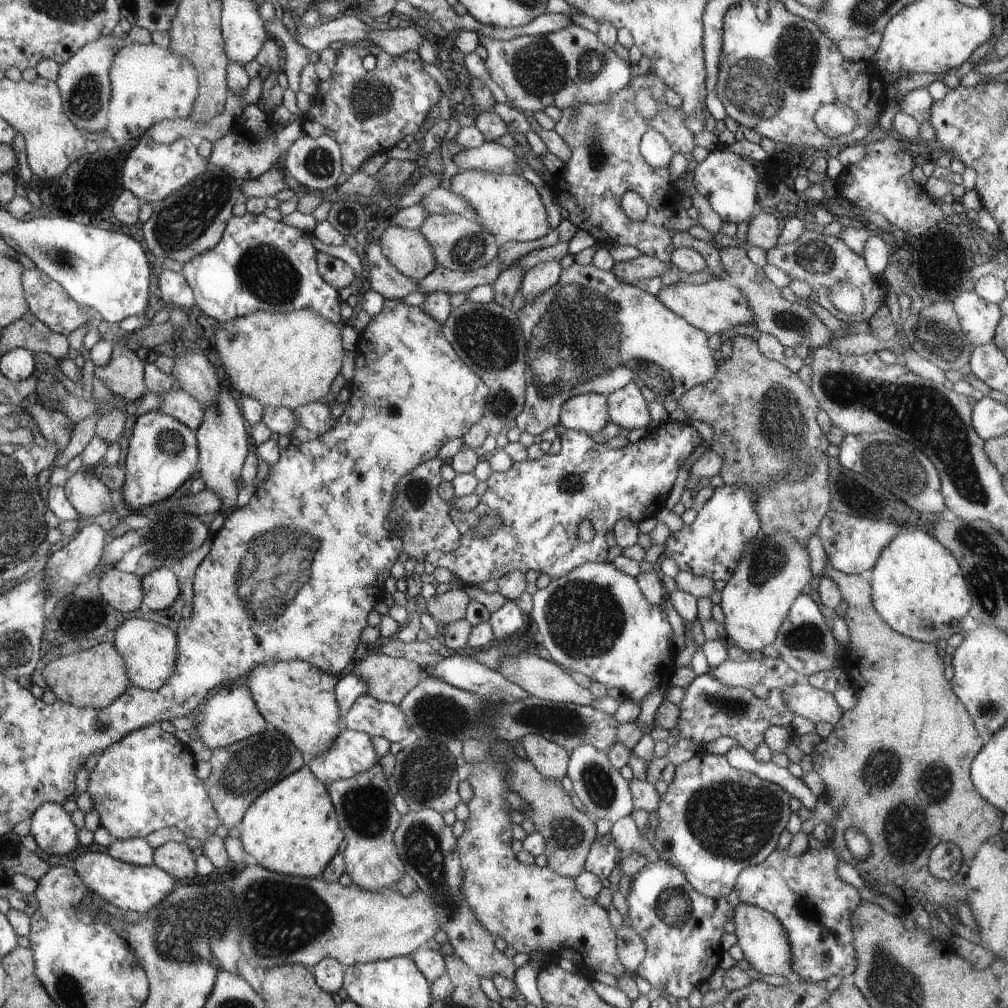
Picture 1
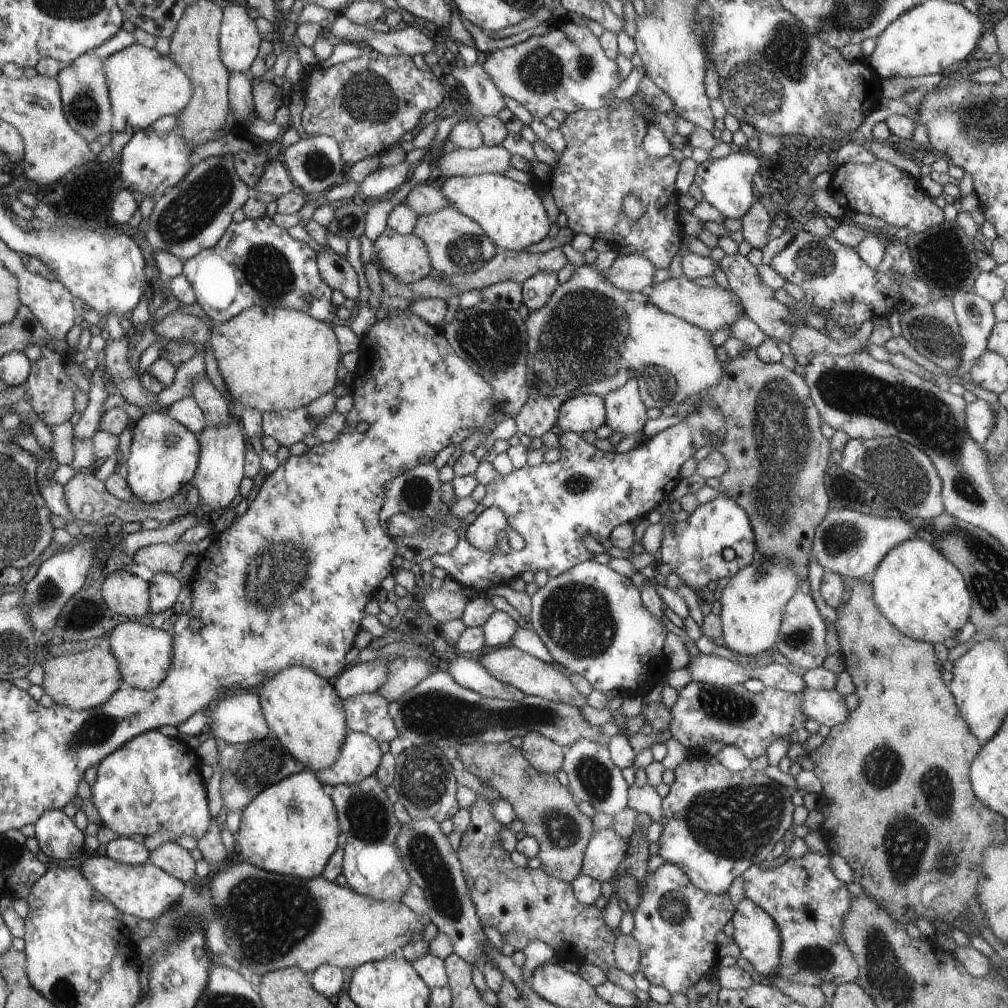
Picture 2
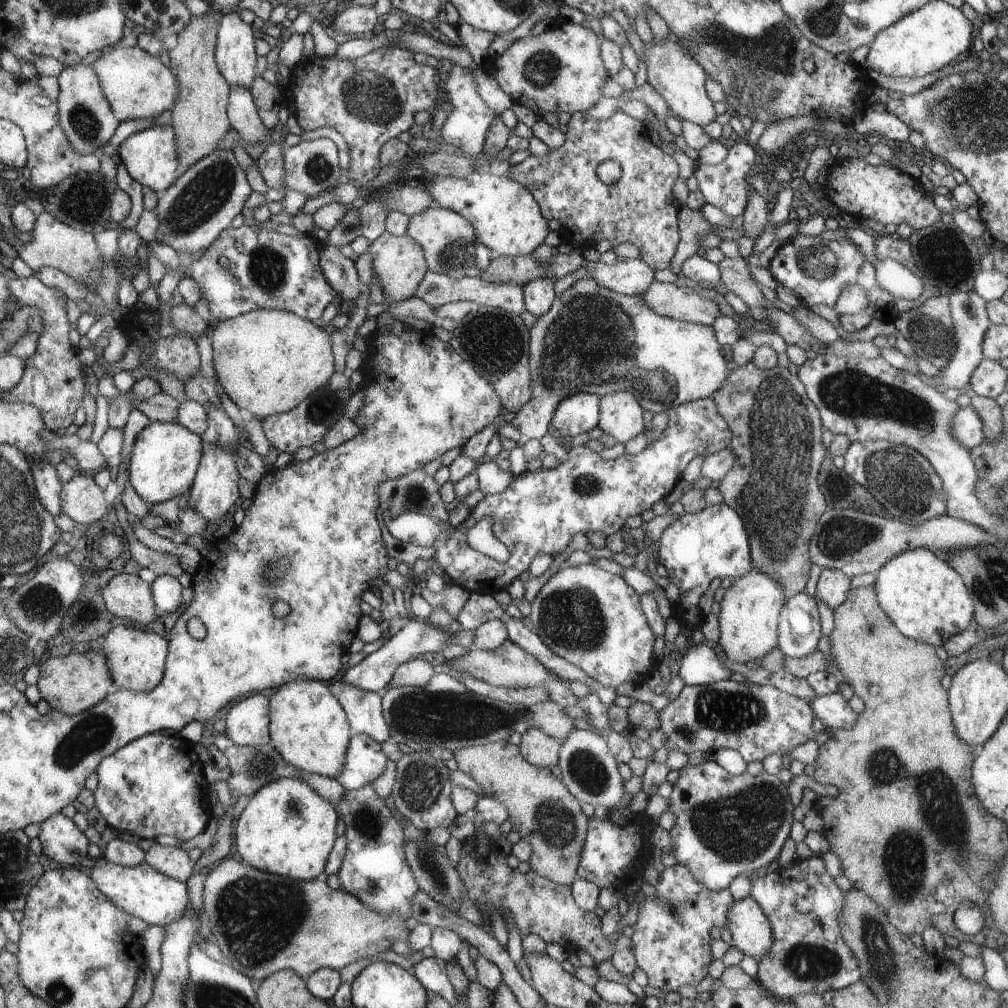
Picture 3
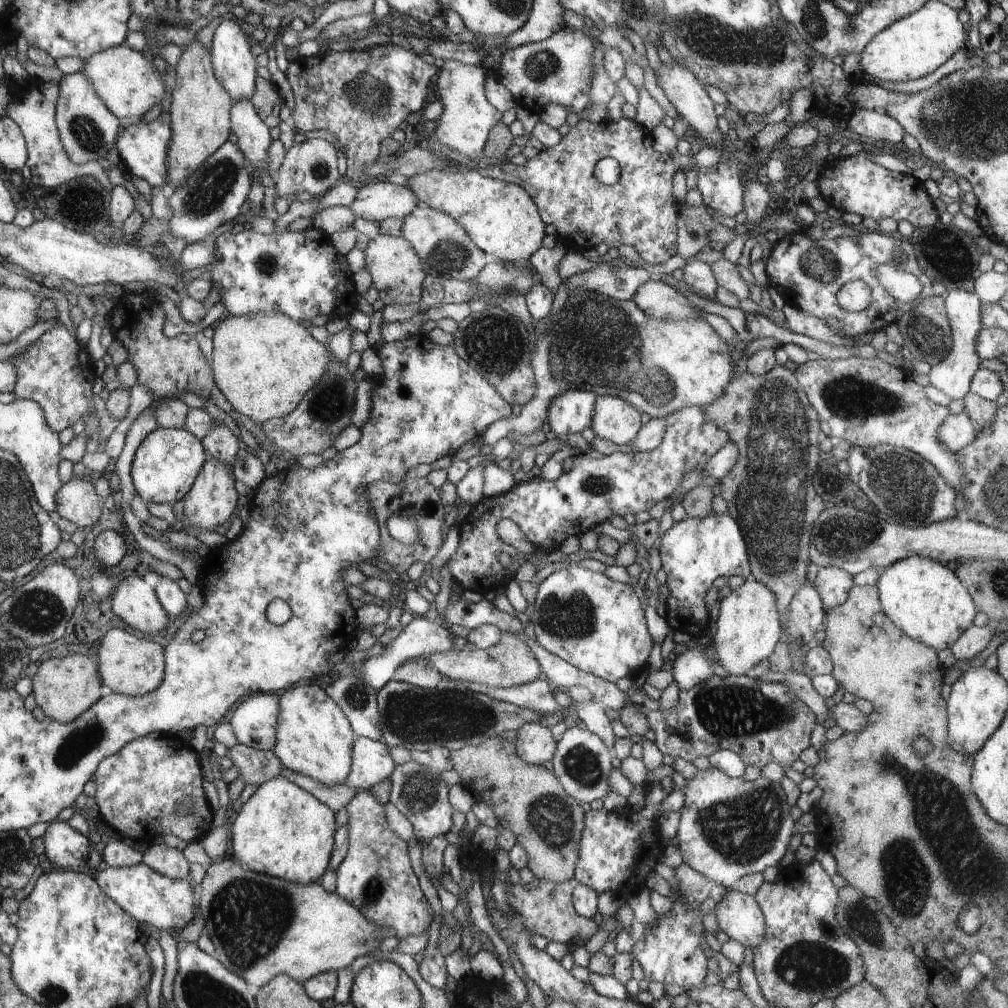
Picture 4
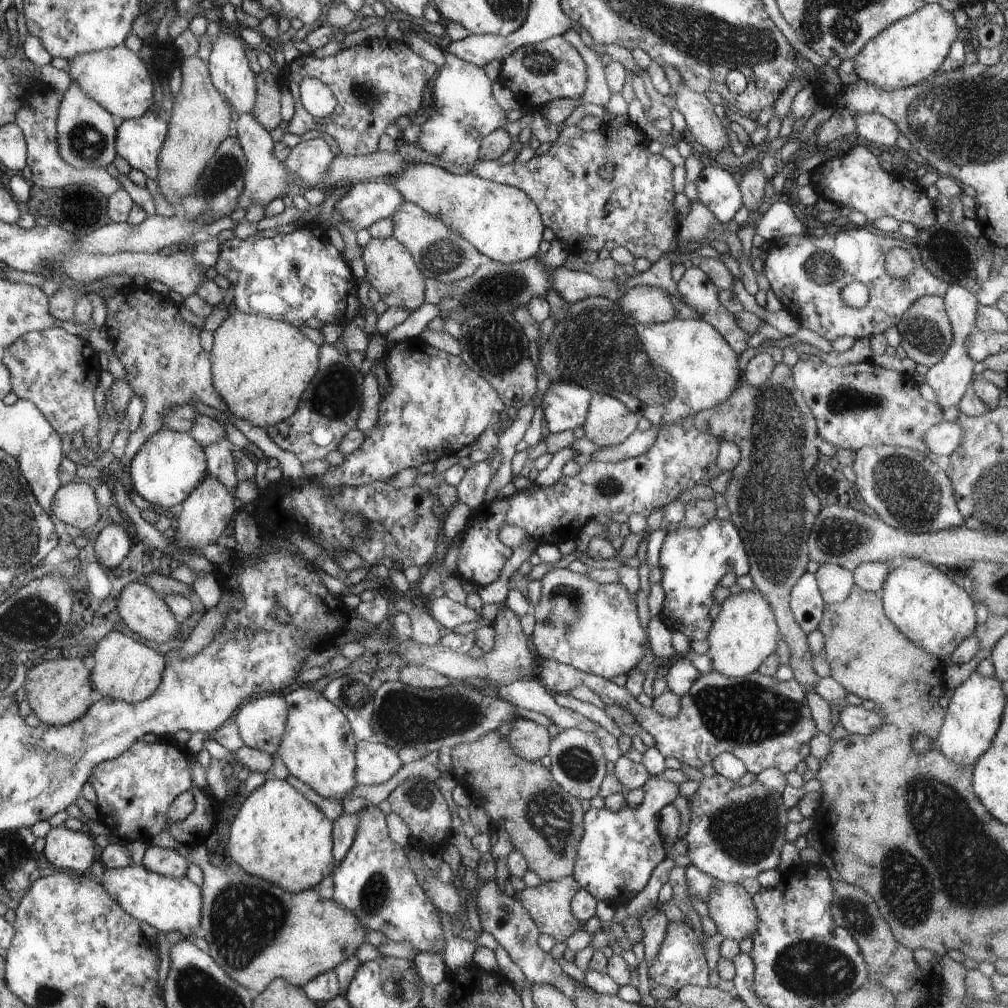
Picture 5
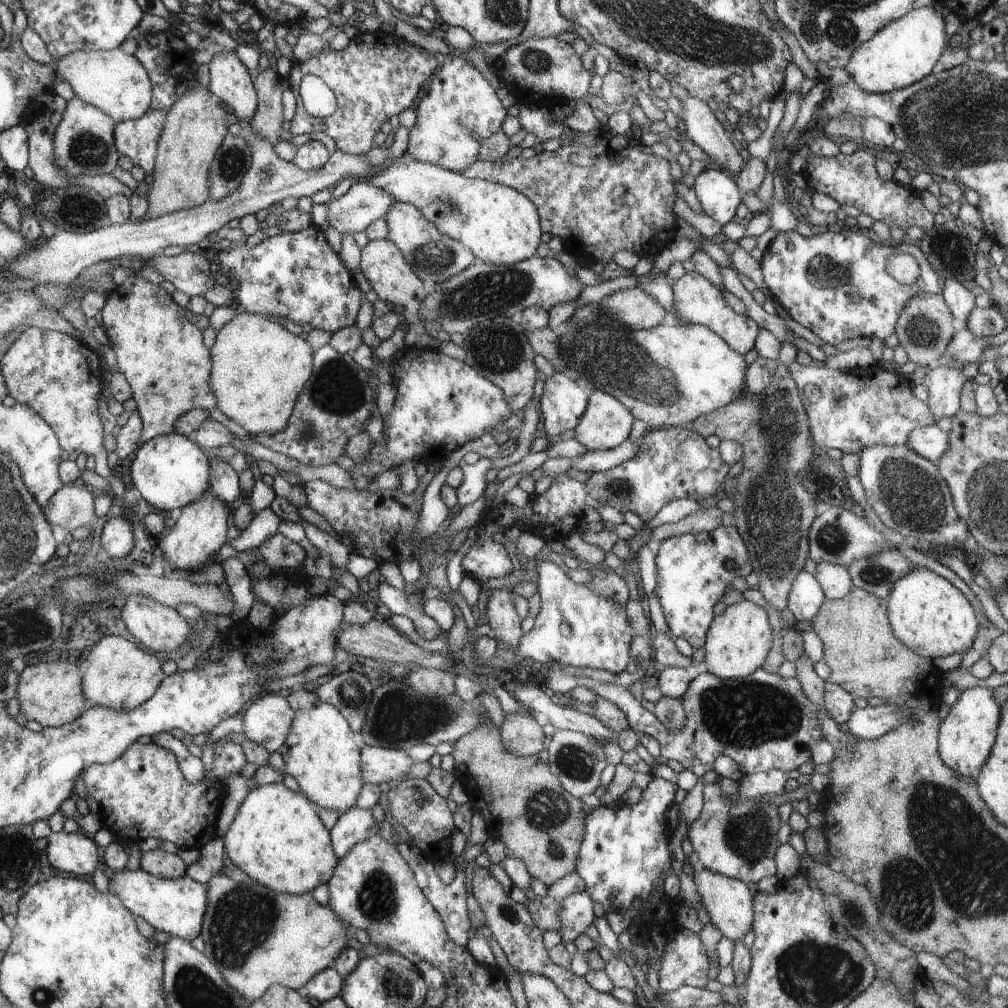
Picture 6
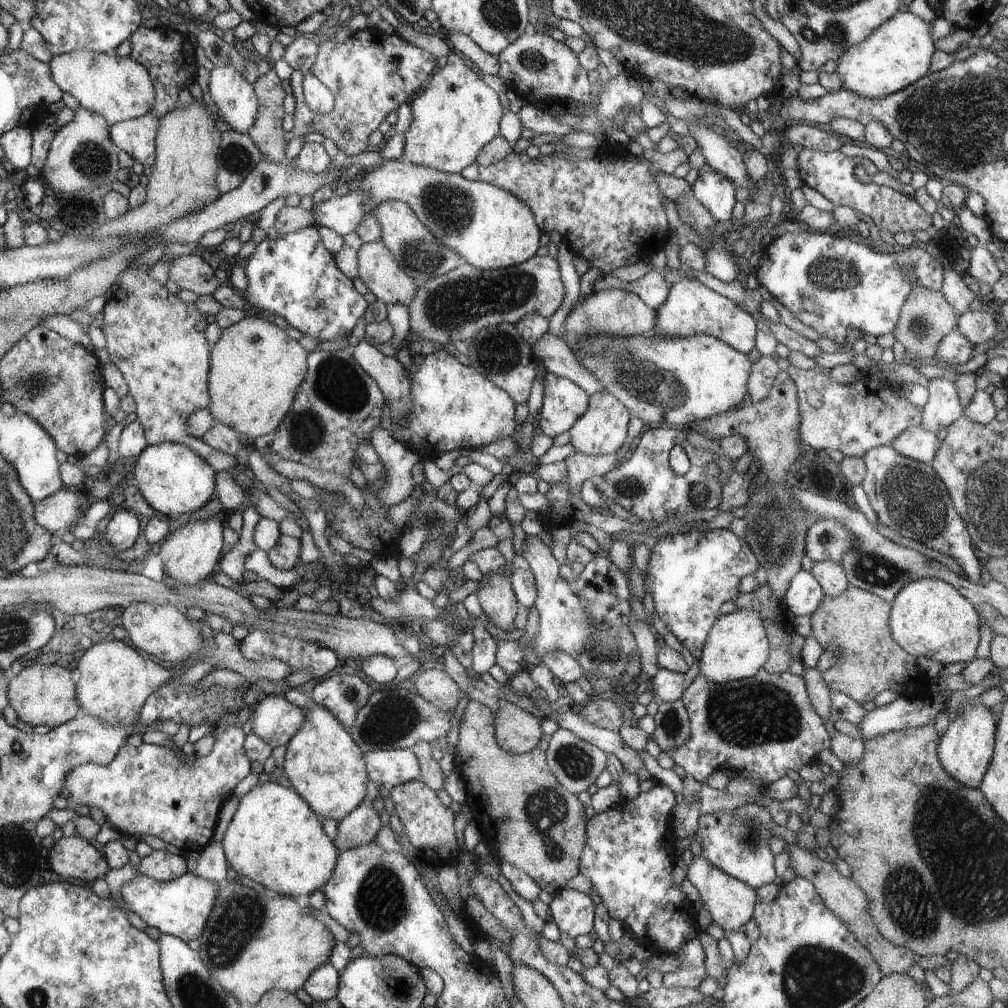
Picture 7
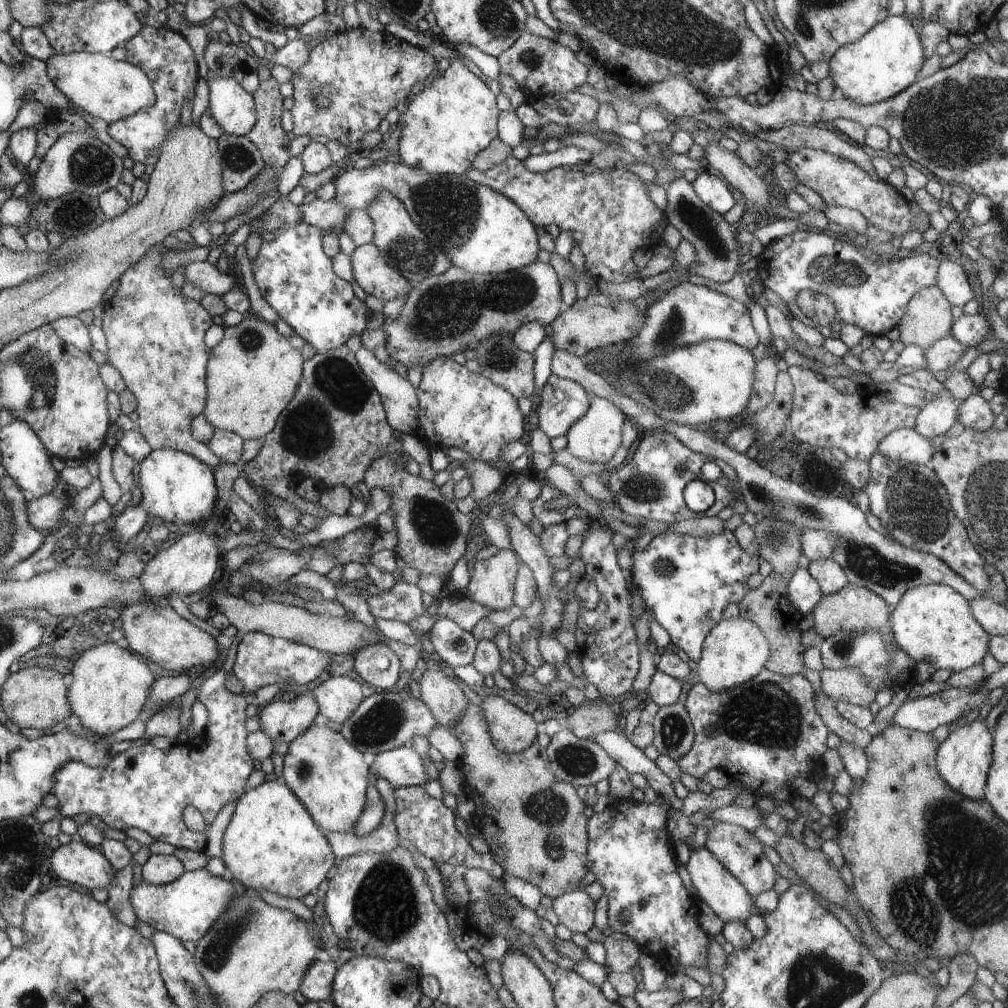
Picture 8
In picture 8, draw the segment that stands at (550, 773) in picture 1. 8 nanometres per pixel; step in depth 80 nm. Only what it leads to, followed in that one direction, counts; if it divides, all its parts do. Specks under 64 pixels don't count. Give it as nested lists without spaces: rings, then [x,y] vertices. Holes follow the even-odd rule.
[[[488,695],[478,702],[487,719],[492,742],[505,753],[519,753],[536,740],[536,722],[504,697]]]

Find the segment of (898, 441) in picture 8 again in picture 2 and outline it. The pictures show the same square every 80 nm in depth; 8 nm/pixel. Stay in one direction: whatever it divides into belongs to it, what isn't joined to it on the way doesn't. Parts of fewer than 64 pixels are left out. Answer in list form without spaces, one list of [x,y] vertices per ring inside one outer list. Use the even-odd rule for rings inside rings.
[[[977,399],[973,403],[968,403],[965,408],[965,426],[969,432],[970,438],[983,445],[995,425],[997,414],[982,399]]]

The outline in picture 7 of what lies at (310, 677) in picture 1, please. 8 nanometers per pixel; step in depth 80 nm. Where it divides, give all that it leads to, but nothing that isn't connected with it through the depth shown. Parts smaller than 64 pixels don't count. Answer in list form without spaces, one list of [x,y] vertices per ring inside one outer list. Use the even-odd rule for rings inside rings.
[[[294,687],[288,688],[283,696],[292,705],[301,706],[304,709],[304,713],[307,714],[307,720],[304,721],[302,729],[287,744],[287,752],[284,764],[282,764],[283,774],[288,776],[292,788],[297,790],[298,794],[320,818],[330,818],[330,820],[336,820],[339,823],[350,815],[355,808],[358,808],[361,805],[360,802],[366,796],[368,776],[366,776],[367,762],[364,762],[363,750],[352,738],[352,734],[339,722],[338,718],[331,711],[316,704],[310,696],[300,690],[296,690]]]

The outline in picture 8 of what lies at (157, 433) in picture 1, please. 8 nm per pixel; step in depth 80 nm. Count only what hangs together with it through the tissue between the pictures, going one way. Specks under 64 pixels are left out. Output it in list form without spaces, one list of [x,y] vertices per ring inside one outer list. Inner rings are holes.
[[[174,449],[153,450],[140,463],[138,486],[140,486],[141,501],[137,505],[124,508],[116,516],[115,526],[111,529],[110,535],[122,547],[136,537],[152,516],[162,518],[166,523],[181,524],[185,526],[185,529],[198,526],[200,522],[216,516],[211,515],[211,511],[216,508],[216,502],[218,502],[213,470],[195,455]]]

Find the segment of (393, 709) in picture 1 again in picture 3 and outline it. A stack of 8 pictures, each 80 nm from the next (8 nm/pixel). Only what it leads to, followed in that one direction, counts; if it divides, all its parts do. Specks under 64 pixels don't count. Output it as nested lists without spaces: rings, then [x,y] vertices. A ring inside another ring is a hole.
[[[341,682],[338,699],[350,719],[353,735],[370,735],[379,743],[386,742],[390,738],[381,705],[382,697],[382,693]]]

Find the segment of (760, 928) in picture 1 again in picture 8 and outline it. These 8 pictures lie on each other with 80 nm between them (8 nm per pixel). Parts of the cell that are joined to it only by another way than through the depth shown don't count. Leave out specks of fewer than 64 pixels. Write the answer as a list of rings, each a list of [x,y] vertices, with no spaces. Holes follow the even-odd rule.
[[[706,846],[691,847],[691,853],[687,862],[687,870],[694,888],[697,890],[700,901],[706,902],[725,924],[728,921],[744,921],[756,913],[754,897],[748,894],[745,886],[724,868],[724,865],[713,855]]]

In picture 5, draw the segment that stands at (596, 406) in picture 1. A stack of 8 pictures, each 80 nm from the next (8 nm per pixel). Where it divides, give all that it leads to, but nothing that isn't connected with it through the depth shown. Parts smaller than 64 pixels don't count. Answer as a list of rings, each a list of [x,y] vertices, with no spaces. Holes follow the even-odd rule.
[[[552,381],[542,398],[542,412],[550,433],[583,427],[586,421],[591,392],[567,381]]]

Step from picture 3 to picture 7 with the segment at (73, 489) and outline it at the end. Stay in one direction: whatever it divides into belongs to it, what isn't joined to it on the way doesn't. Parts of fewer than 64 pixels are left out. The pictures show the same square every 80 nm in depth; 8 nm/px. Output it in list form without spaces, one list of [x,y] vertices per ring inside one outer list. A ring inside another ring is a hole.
[[[72,488],[60,489],[52,496],[34,504],[34,520],[53,533],[62,528],[70,530],[83,517],[80,516],[80,508],[88,496],[86,488],[81,489],[81,494],[76,494],[76,489]]]

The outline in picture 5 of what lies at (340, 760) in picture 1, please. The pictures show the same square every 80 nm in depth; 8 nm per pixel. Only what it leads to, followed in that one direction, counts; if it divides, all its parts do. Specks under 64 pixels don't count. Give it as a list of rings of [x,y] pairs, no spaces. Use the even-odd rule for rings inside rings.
[[[358,741],[355,751],[357,785],[383,785],[402,769],[398,752],[384,744]]]

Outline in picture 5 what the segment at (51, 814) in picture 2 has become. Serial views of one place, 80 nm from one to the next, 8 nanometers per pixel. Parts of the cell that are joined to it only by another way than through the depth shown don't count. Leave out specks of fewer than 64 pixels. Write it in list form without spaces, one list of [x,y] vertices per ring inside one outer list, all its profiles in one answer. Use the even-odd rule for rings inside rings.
[[[62,825],[52,827],[45,839],[44,856],[59,869],[76,870],[82,874],[97,860],[94,842],[86,836],[86,831],[71,831]]]

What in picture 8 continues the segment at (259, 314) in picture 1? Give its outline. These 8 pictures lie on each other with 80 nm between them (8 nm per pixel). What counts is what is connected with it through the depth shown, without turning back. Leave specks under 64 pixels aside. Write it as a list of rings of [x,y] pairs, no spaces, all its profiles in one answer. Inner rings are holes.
[[[247,315],[236,326],[225,327],[220,344],[211,350],[208,361],[208,400],[204,407],[204,418],[216,429],[240,435],[243,439],[266,437],[278,424],[278,418],[295,396],[302,374],[302,354],[294,350],[290,342],[281,335],[274,324],[257,315]]]

